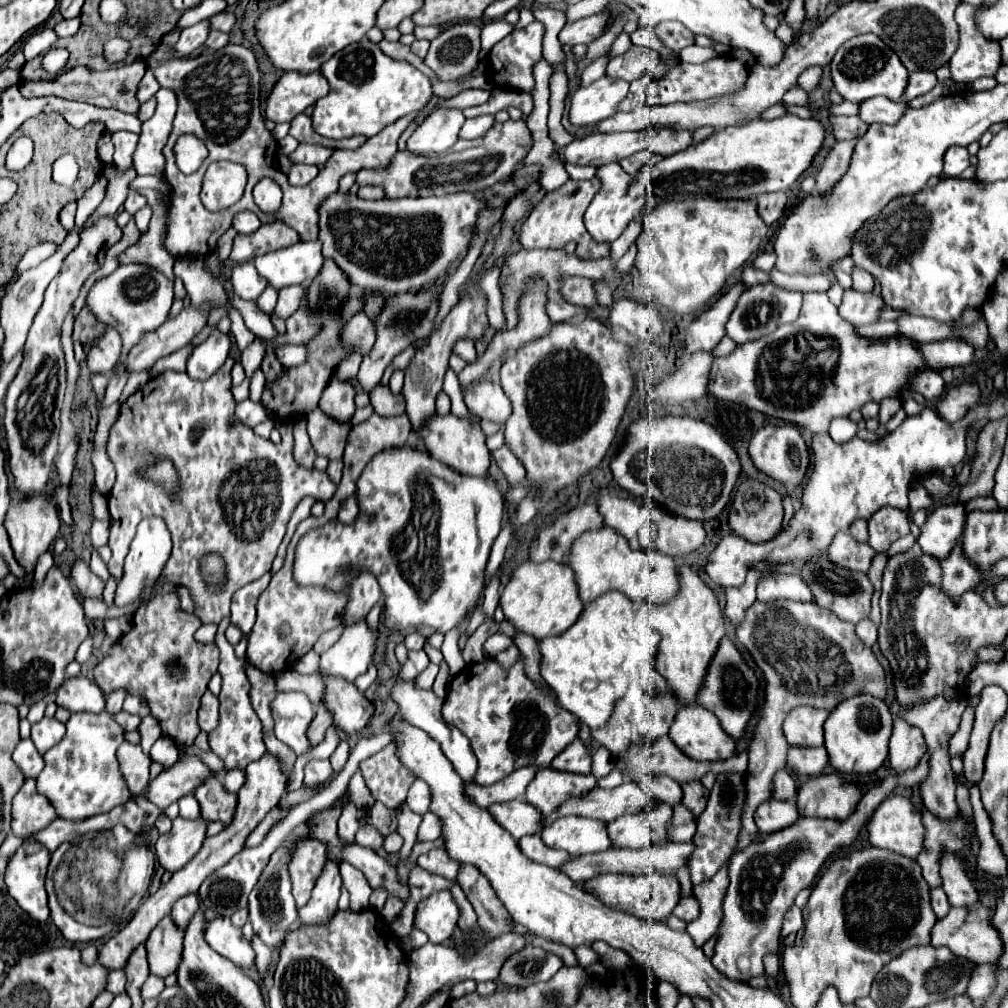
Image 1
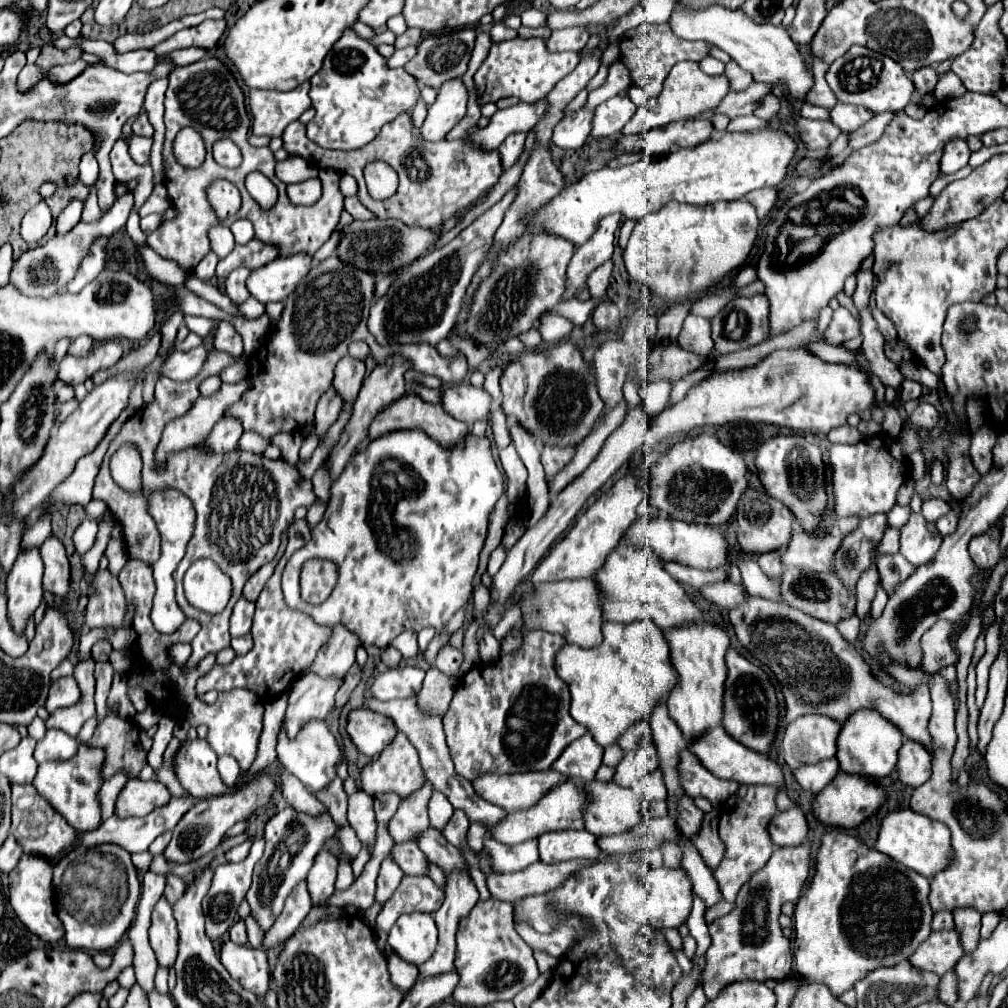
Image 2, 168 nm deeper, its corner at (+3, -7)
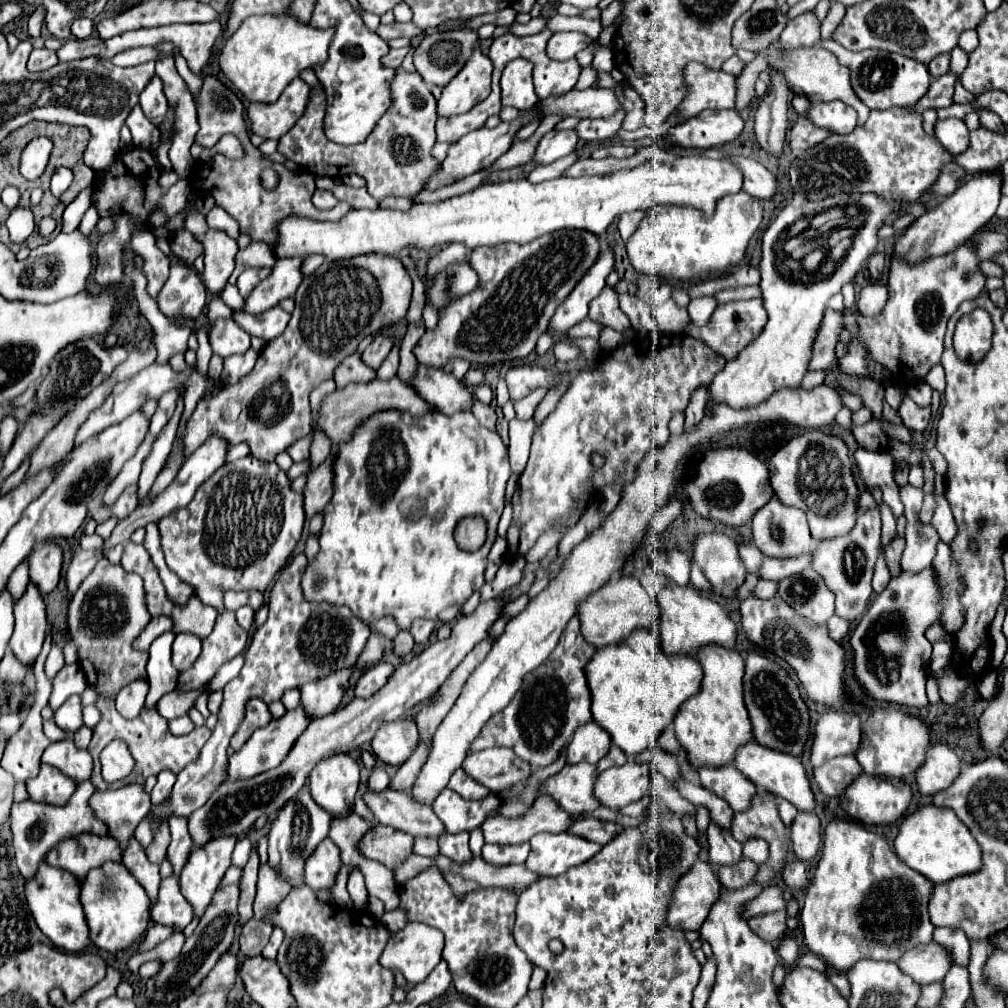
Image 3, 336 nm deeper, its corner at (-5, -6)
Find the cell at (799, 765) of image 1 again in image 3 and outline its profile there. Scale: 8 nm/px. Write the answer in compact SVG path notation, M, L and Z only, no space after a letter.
M849 755L841 759L831 759L815 769L815 781L821 791L829 797L841 797L845 789L863 773L859 761Z

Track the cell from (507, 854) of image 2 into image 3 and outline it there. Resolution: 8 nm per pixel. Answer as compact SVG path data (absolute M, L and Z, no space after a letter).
M521 843L517 847L493 847L483 845L483 859L491 865L505 865L505 863L525 863L529 855L529 843Z

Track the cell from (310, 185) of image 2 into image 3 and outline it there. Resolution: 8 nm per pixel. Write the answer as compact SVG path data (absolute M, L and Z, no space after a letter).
M315 191L313 193L313 205L317 207L317 209L333 209L335 205L337 205L337 199L335 199L335 195L333 193L329 193L329 191Z

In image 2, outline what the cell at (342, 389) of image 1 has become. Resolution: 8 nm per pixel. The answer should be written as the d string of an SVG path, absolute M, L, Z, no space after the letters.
M345 356L335 366L335 376L331 380L331 388L341 396L345 404L353 404L357 398L357 392L361 388L361 380L365 374L365 364L359 360L353 360L351 356Z

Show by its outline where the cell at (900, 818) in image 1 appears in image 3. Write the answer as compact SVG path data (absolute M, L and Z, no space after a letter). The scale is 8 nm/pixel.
M925 805L919 811L907 815L901 823L893 847L903 863L907 863L911 869L915 869L933 883L943 883L961 875L971 875L983 867L979 843L949 807Z

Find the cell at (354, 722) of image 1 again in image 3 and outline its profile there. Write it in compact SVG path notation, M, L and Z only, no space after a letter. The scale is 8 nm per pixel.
M393 721L393 723L383 723L381 731L373 737L373 751L383 763L389 765L403 765L411 753L415 751L419 743L419 733L415 721Z

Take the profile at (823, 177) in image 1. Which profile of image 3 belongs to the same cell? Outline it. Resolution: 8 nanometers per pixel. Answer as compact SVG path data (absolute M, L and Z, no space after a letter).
M949 71L943 77L937 77L931 81L931 87L927 91L927 95L921 99L921 103L917 103L917 107L911 107L913 111L925 111L929 107L949 107L953 103L953 87L955 87L957 77Z

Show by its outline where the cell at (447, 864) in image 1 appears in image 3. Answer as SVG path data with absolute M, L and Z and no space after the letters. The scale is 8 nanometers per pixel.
M377 823L375 827L367 829L367 833L359 841L359 853L367 859L375 859L383 865L387 865L391 871L405 859L405 855L411 855L413 849L413 837L405 831L387 827Z

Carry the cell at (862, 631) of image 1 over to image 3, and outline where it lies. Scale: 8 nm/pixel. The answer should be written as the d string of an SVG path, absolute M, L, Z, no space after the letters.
M833 615L827 621L827 627L831 638L840 641L847 636L850 630L850 623L845 619L841 619L841 617L837 617L837 615Z

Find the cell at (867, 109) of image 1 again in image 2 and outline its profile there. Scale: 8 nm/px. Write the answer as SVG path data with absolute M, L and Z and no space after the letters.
M837 102L837 106L831 110L831 122L835 126L839 126L843 132L851 132L861 128L863 124L867 124L875 114L867 108L861 106L849 106L849 104L841 104Z

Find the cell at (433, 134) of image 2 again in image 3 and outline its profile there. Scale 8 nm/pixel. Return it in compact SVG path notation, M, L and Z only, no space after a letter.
M481 43L473 47L473 55L465 67L443 87L443 95L437 103L439 115L465 113L477 105L491 91L491 59L481 51Z

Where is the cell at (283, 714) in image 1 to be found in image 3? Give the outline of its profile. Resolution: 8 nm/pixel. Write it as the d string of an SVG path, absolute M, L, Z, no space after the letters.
M335 755L313 769L311 795L313 801L333 817L347 817L359 791L359 765L349 755Z

